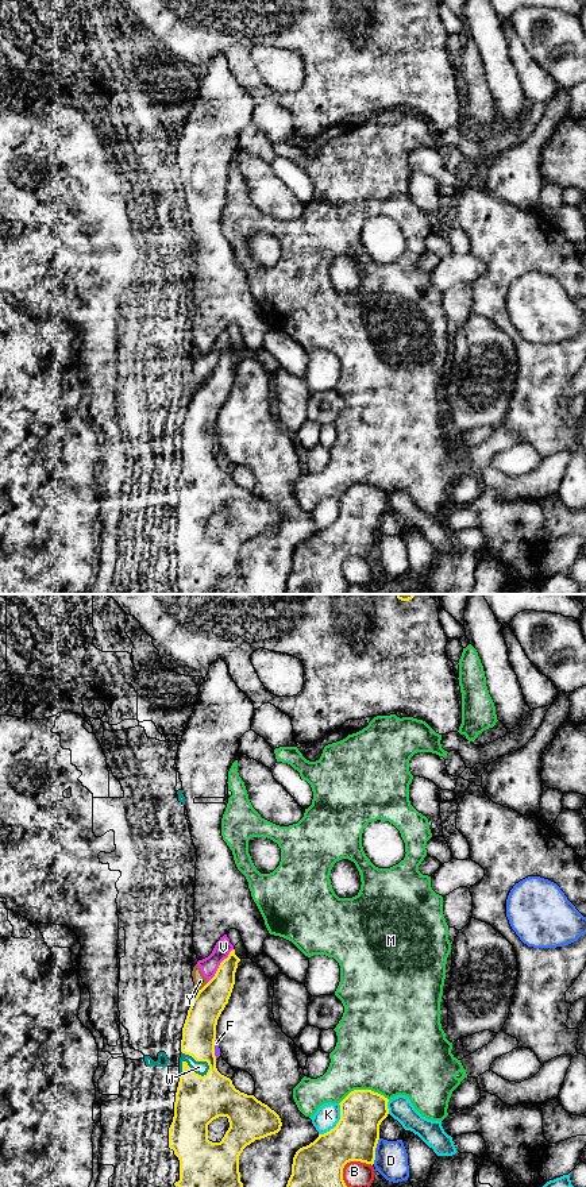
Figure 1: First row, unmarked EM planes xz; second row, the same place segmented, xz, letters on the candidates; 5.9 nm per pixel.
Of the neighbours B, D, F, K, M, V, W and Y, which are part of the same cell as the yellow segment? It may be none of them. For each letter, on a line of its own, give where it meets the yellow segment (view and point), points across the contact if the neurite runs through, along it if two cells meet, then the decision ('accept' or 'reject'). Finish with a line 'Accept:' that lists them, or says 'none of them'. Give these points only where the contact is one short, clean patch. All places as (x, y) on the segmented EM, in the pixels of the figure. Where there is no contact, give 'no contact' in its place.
B: xz (349, 1162) | reject
D: xz (374, 1151) | reject
F: xz (214, 1048) | reject
K: xz (338, 1122) | reject
M: xz (363, 1090) | reject
V: xz (219, 966) | along xz (232, 948), (208, 982) | reject
W: xz (200, 1060) | reject
Y: xz (204, 986) | along xz (208, 982), (199, 990) | reject
Accept: none of them

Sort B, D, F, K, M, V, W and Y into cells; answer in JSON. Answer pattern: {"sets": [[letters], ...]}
{"sets": [["B"], ["D"], ["F", "V", "Y"], ["K"], ["M"], ["W"]]}

